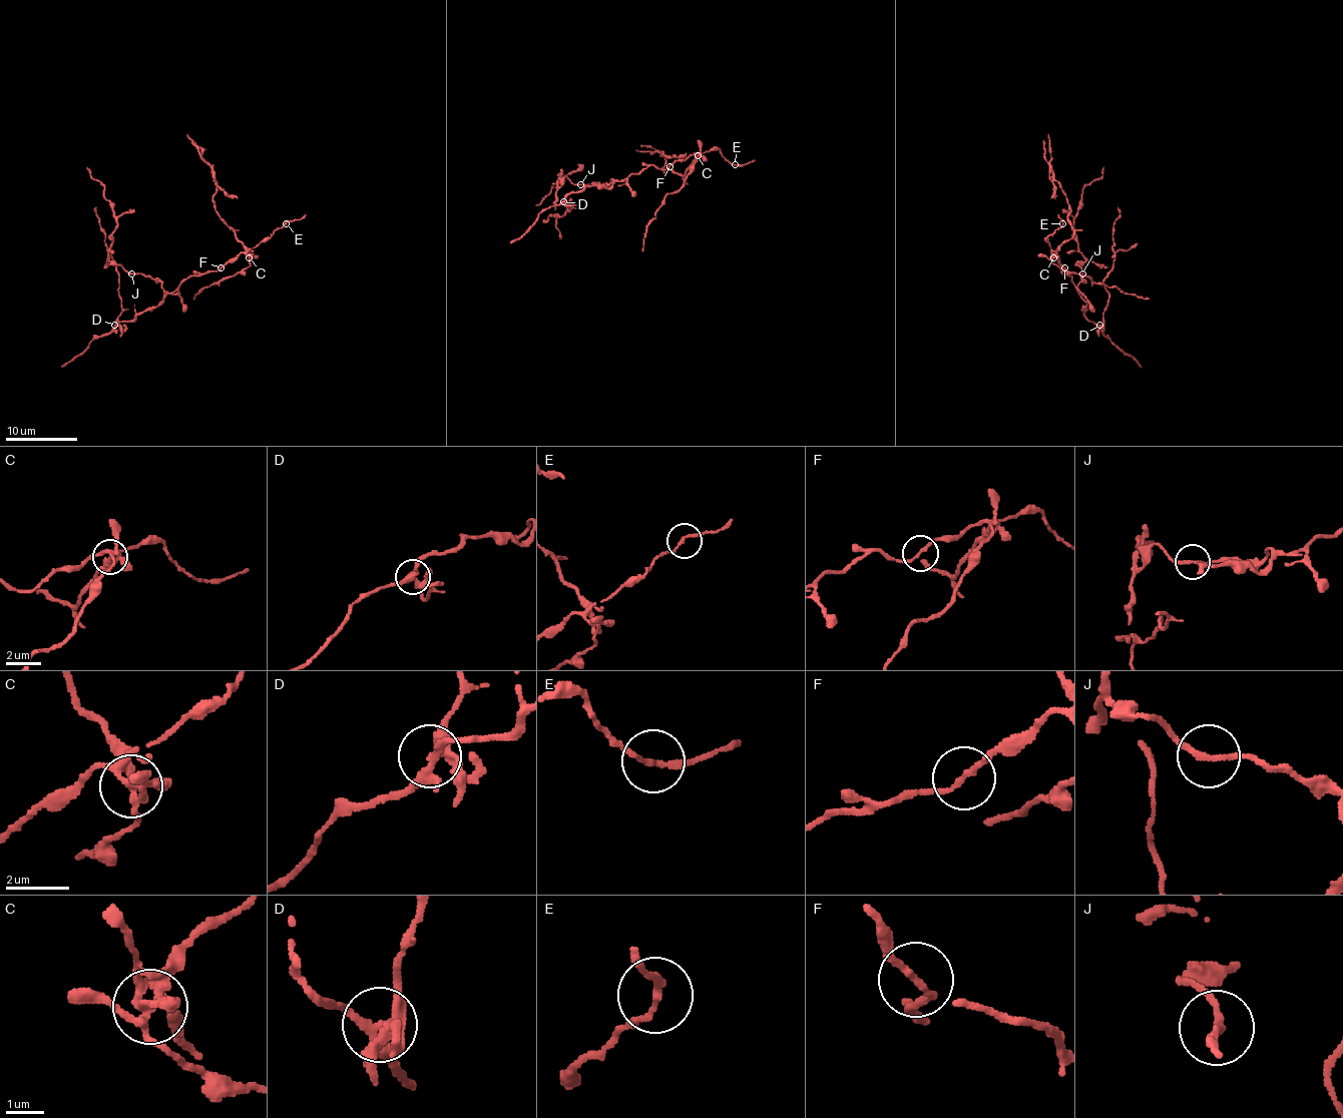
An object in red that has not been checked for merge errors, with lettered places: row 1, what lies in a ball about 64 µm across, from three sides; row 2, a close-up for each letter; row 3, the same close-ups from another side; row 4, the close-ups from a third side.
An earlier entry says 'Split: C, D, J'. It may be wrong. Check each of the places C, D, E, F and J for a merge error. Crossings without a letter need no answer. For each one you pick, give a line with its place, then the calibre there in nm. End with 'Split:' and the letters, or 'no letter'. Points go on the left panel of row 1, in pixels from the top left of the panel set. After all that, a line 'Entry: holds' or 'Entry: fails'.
C: Place: (249, 257). Thickness 260 nm
D: Place: (114, 325). Thickness 280 nm
J: Place: (131, 273). Thickness 180 nm
Split: C, D, J
Entry: holds

